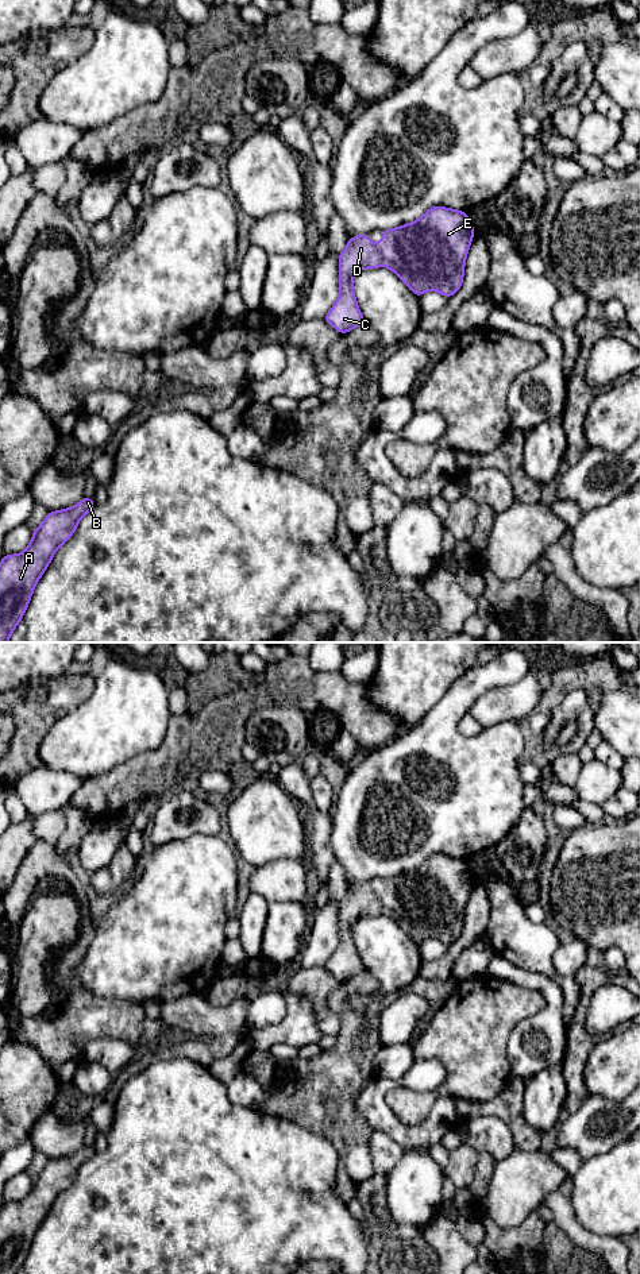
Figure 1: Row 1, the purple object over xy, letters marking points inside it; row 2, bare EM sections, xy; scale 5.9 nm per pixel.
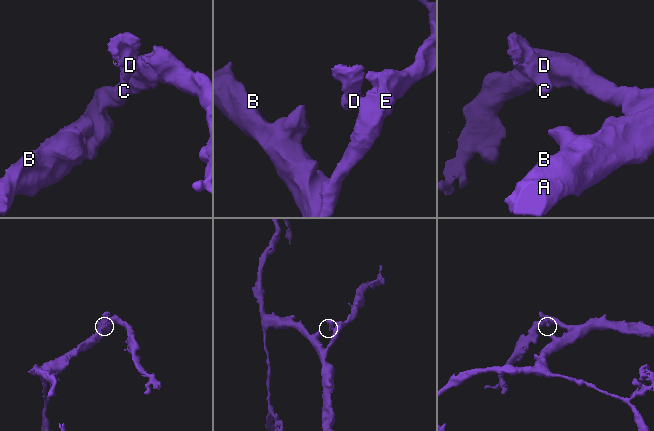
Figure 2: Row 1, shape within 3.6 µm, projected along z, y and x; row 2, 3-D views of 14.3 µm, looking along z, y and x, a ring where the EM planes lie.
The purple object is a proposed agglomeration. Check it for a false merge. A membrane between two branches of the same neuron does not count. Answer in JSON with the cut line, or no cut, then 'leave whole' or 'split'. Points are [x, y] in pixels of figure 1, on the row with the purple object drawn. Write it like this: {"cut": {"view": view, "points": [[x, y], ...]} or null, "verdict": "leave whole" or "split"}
{"cut": null, "verdict": "leave whole"}

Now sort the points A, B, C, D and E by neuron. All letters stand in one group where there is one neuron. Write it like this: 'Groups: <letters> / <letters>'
Groups: A B C D E

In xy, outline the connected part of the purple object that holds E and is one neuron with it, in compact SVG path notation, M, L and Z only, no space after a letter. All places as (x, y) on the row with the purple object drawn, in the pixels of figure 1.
M437 205L413 223L385 229L378 247L366 233L352 236L339 254L339 298L324 320L339 333L363 324L352 277L382 263L417 297L436 290L450 298L462 286L474 233L466 212Z

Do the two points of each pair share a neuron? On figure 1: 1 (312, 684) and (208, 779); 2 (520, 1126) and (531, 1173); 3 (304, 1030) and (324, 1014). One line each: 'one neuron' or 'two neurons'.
1: two neurons
2: two neurons
3: two neurons

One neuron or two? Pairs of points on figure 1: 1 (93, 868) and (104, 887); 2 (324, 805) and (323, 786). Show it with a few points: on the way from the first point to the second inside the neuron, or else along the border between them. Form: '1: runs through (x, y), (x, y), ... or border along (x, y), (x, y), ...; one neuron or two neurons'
1: border along (116, 849), (112, 860), (93, 877); two neurons
2: runs through (323, 800), (323, 790); one neuron

